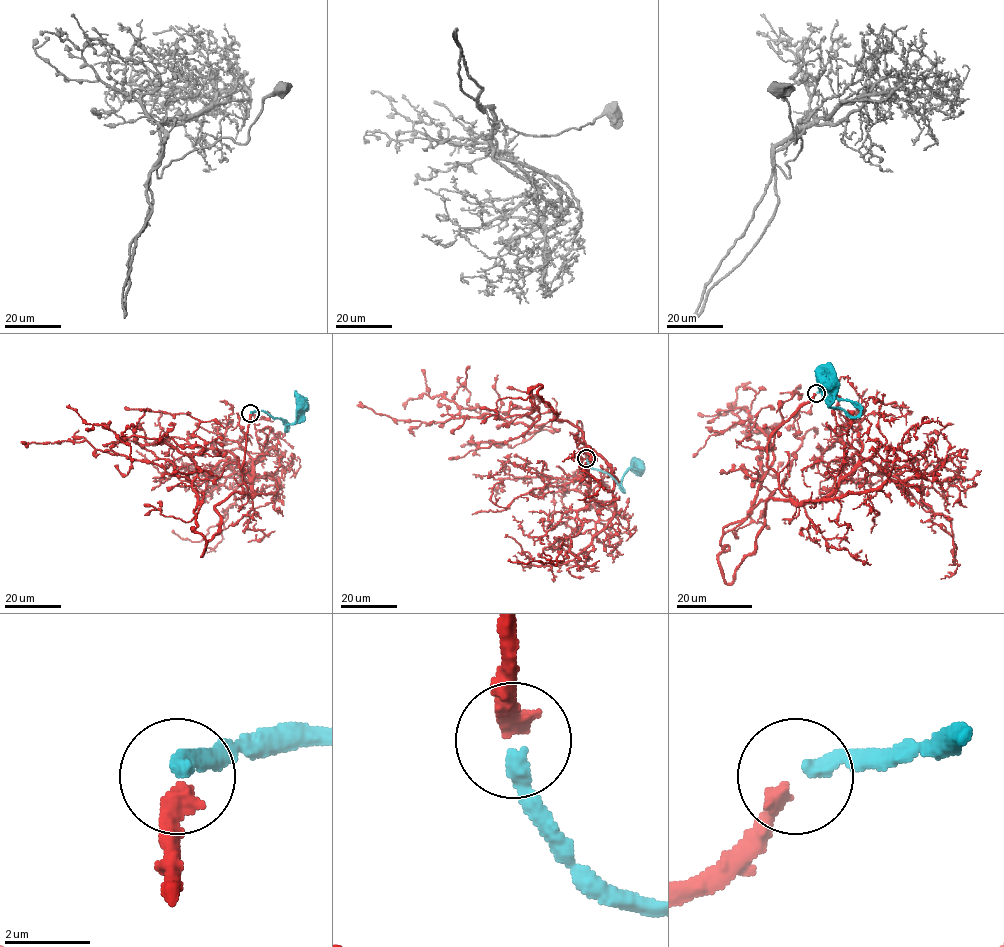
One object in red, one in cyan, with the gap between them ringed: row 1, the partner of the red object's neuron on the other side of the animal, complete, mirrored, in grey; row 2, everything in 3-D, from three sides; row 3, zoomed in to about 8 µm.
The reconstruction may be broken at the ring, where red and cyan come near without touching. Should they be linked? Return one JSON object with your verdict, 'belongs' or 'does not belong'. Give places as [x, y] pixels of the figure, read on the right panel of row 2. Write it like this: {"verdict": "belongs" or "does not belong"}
{"verdict": "belongs"}

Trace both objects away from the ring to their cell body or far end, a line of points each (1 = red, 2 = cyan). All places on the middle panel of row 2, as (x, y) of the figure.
1: (586, 457), (581, 422), (583, 438), (551, 419), (538, 385), (526, 415), (431, 423), (357, 405)
2: (586, 459), (593, 468), (610, 475), (623, 491), (621, 480), (624, 474), (630, 468), (638, 468)

